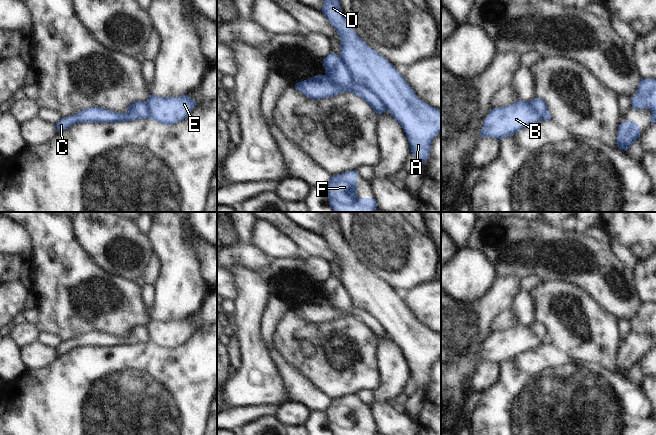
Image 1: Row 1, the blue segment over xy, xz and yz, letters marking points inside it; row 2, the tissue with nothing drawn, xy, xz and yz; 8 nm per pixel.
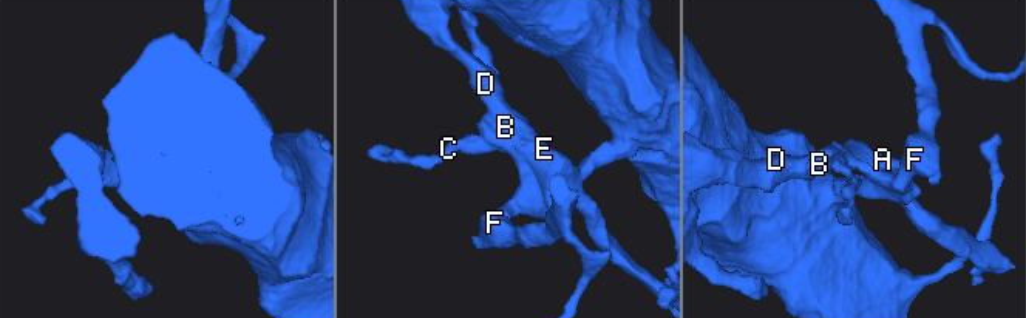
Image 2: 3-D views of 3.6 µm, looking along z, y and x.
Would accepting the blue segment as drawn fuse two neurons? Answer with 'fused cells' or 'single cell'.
fused cells

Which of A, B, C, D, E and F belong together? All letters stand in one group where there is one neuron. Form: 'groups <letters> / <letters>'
groups A B C D E / F

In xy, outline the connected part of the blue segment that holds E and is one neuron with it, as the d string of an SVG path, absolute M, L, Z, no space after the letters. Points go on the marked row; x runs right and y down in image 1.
M150 95L145 103L147 104L149 119L164 125L174 125L182 121L197 104L188 95L180 97L156 97Z

